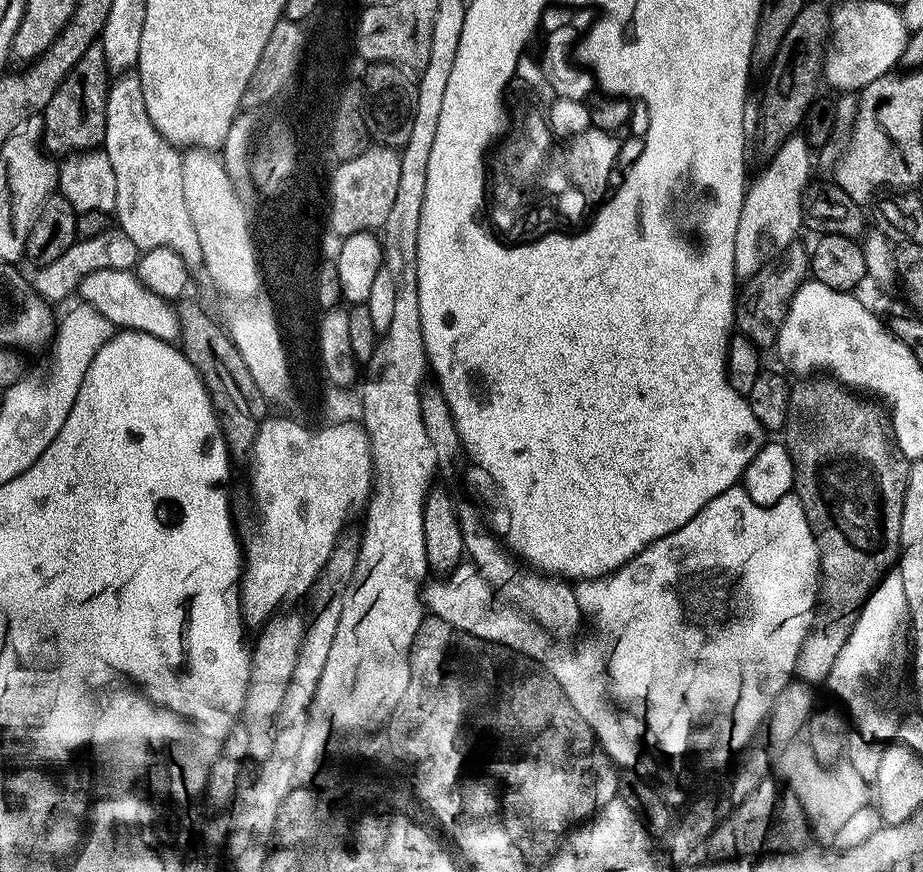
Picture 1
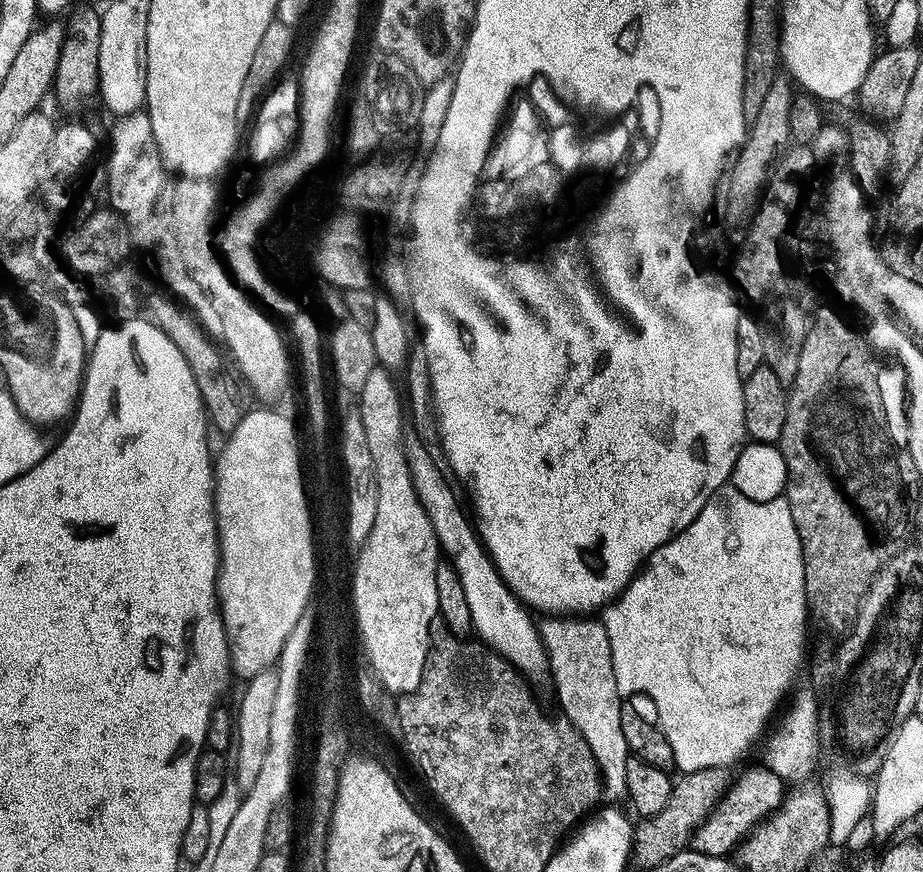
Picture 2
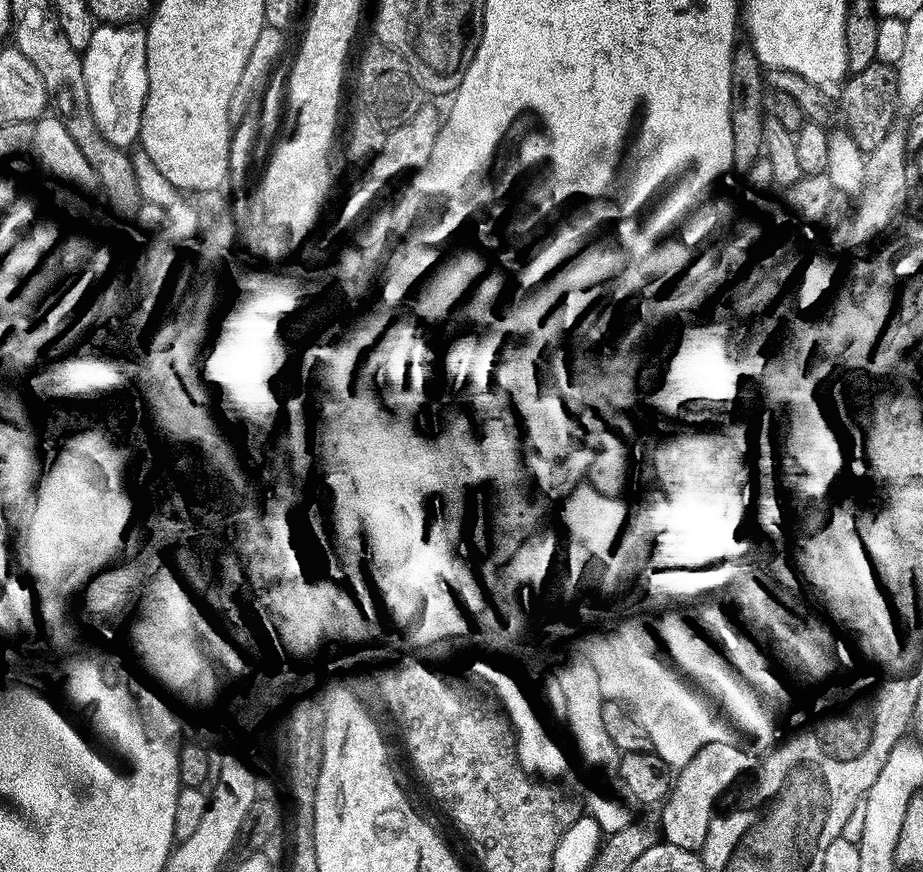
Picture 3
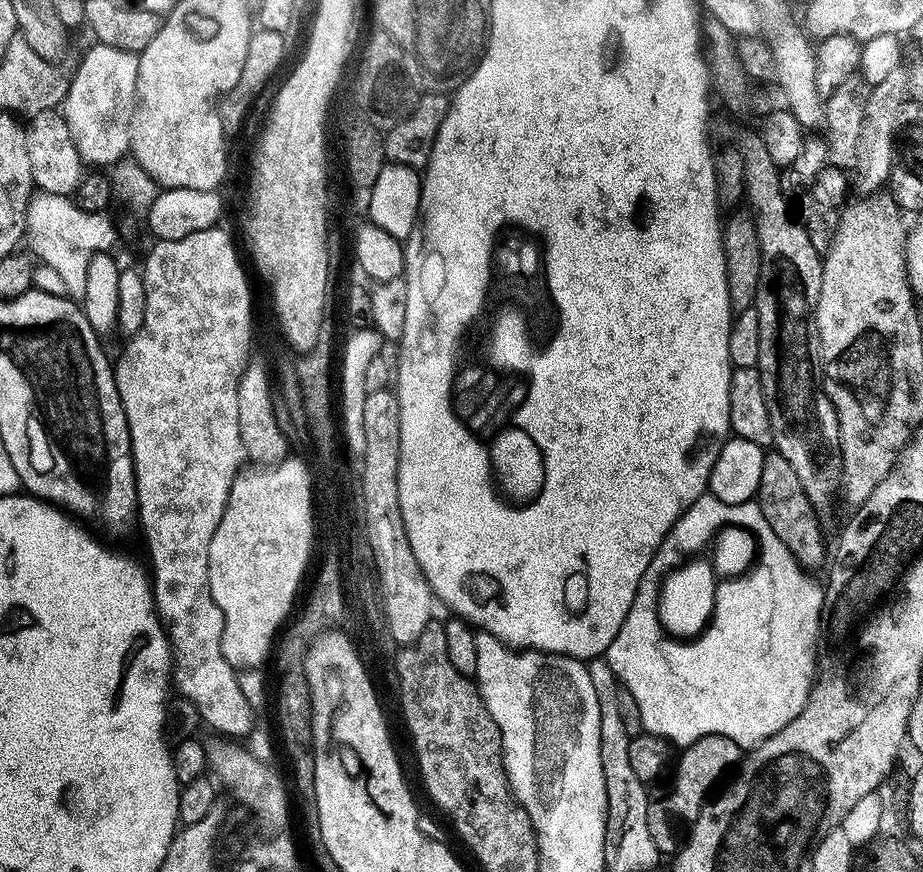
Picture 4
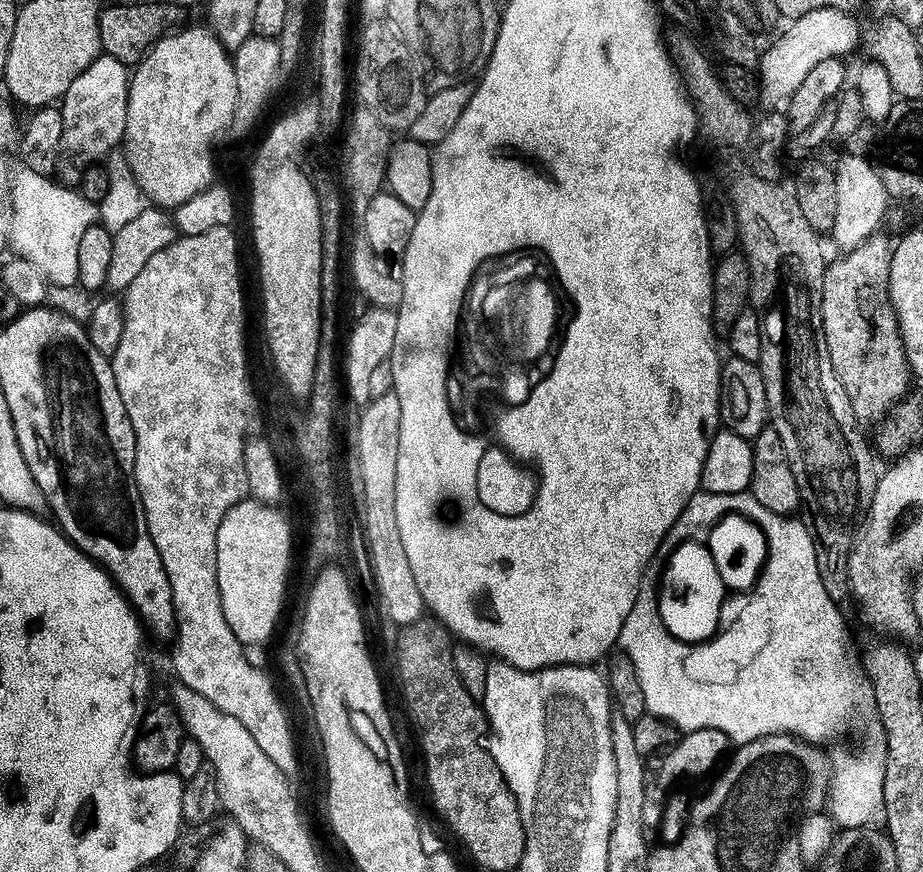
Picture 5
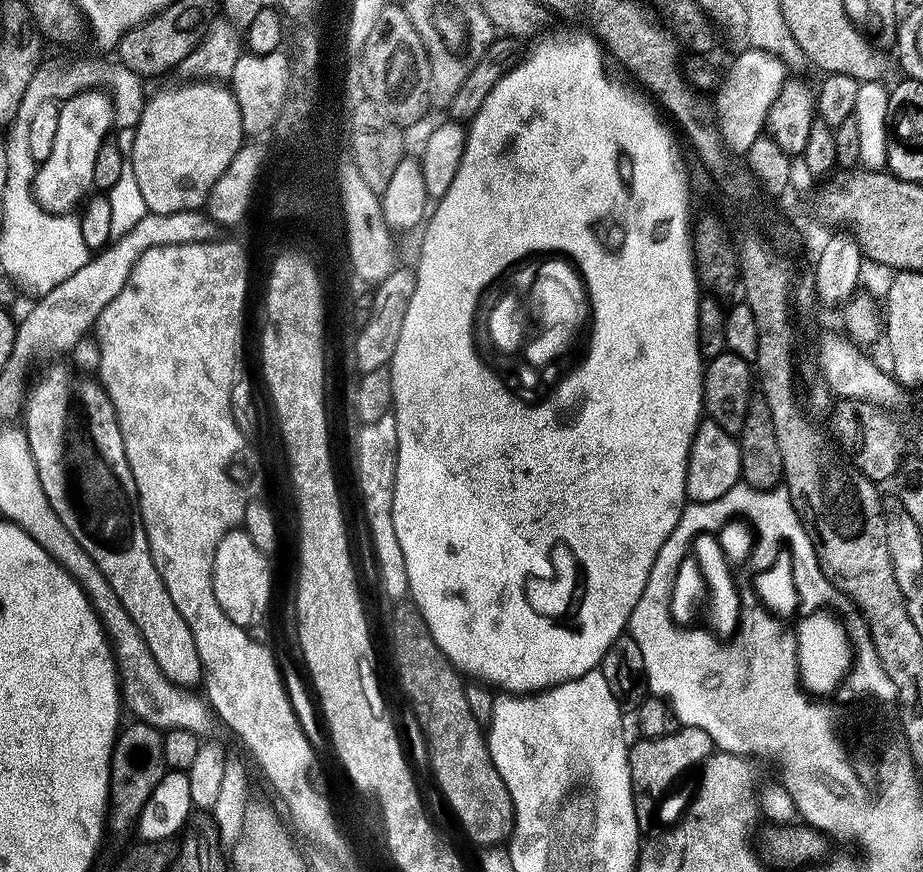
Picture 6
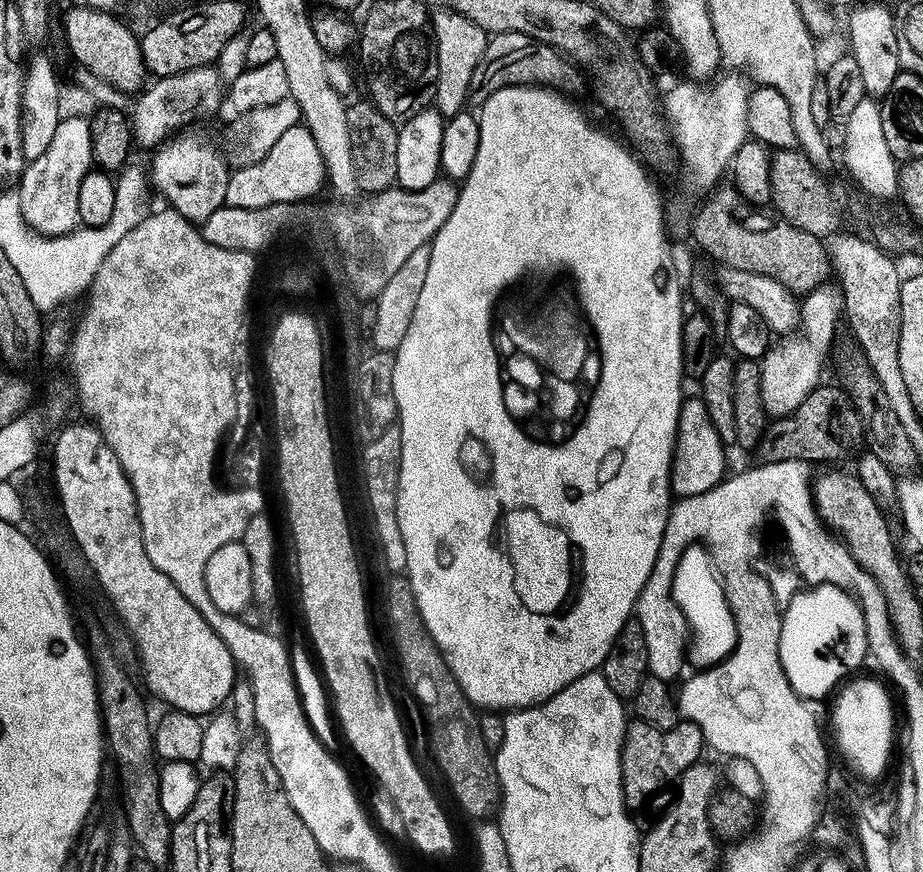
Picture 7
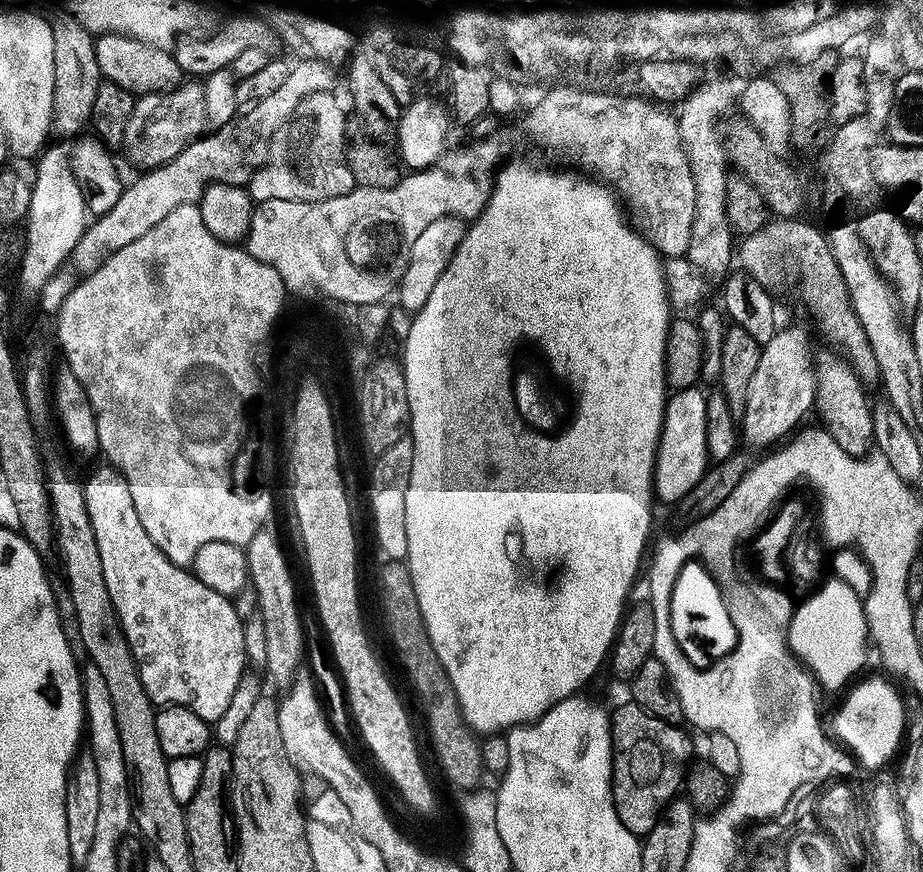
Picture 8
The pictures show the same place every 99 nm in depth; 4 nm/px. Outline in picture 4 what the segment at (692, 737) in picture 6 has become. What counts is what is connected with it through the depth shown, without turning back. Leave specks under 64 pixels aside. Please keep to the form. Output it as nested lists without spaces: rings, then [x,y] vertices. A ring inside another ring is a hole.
[[[703,736],[687,745],[684,752],[675,761],[676,773],[672,776],[672,785],[668,788],[668,797],[665,800],[653,799],[648,805],[648,821],[650,822],[650,838],[654,846],[662,854],[672,854],[677,851],[676,828],[668,819],[671,816],[681,816],[685,822],[695,820],[706,803],[708,791],[712,788],[712,783],[727,770],[728,767],[739,765],[742,760],[742,749],[739,744],[735,744],[730,738],[725,736]]]

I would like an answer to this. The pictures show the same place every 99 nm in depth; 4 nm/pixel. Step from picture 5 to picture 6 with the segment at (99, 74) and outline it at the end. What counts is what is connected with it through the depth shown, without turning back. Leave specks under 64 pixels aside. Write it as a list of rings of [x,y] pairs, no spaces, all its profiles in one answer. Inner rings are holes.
[[[95,88],[65,100],[59,107],[57,133],[49,158],[39,163],[34,180],[33,195],[37,203],[54,214],[67,214],[91,193],[94,161],[98,150],[106,142],[113,120],[116,120],[115,103],[111,95]]]

